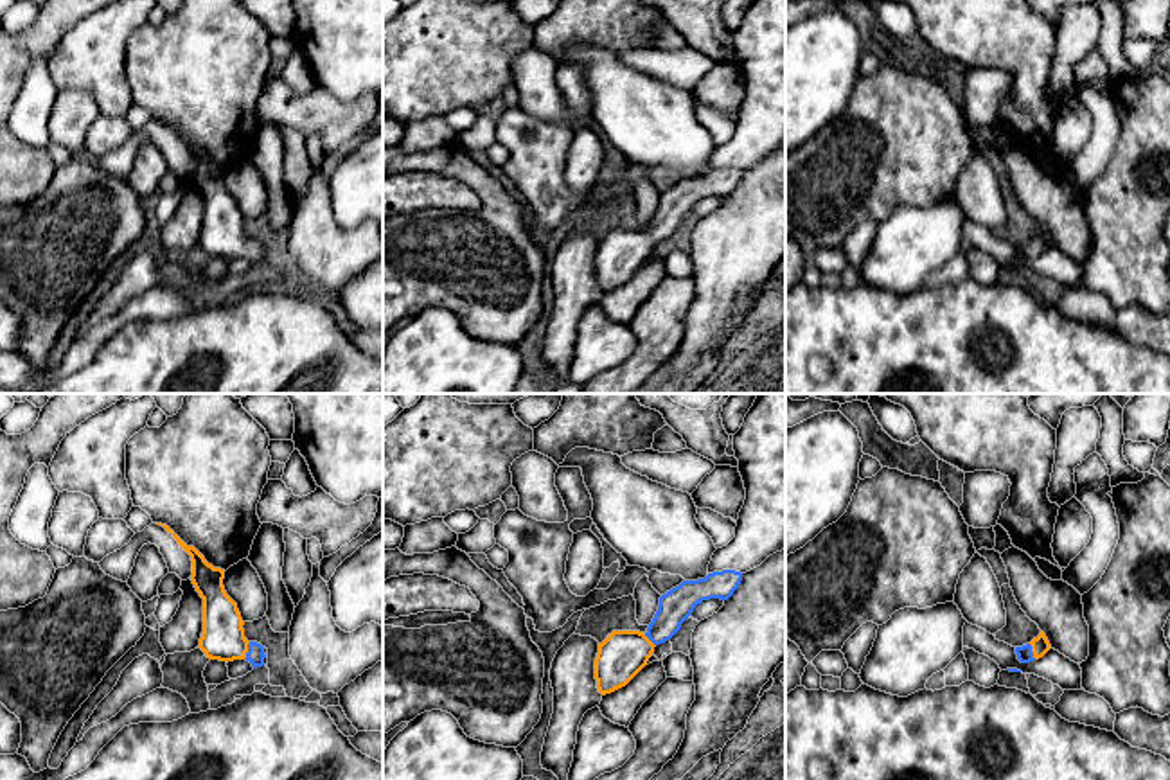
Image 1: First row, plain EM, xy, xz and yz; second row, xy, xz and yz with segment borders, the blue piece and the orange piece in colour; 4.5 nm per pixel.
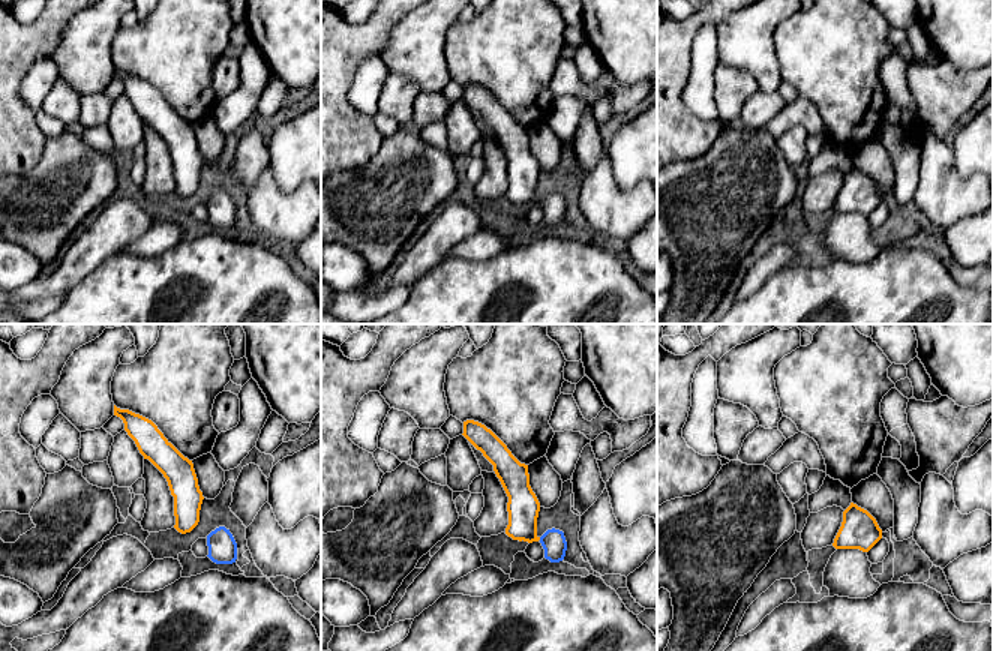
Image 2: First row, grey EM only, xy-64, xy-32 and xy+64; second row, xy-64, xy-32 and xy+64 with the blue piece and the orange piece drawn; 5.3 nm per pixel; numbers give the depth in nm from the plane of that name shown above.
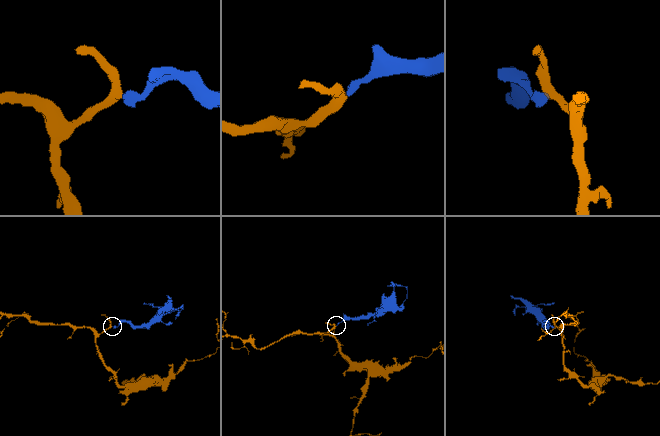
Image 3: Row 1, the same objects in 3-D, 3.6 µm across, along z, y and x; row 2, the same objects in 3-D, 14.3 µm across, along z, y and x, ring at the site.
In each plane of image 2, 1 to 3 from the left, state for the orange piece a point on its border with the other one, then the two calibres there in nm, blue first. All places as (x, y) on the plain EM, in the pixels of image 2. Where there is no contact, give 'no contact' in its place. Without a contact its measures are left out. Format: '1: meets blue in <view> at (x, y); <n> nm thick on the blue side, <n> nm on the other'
1: no contact
2: no contact
3: no contact

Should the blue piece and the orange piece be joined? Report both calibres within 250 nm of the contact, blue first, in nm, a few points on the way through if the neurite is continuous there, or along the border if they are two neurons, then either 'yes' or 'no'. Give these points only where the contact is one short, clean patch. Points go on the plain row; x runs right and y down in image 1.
80 nm thick on the blue side, 190 nm on the other; runs through xy (256, 252), (248, 248), (223, 236); yes

